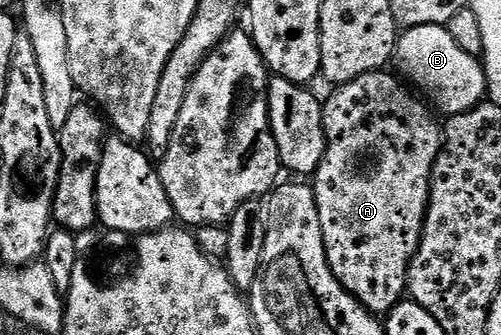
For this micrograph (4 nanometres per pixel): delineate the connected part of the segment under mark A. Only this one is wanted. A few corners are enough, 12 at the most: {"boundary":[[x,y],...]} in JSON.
{"boundary":[[380,70],[325,100],[313,187],[329,270],[404,299],[443,149]]}

